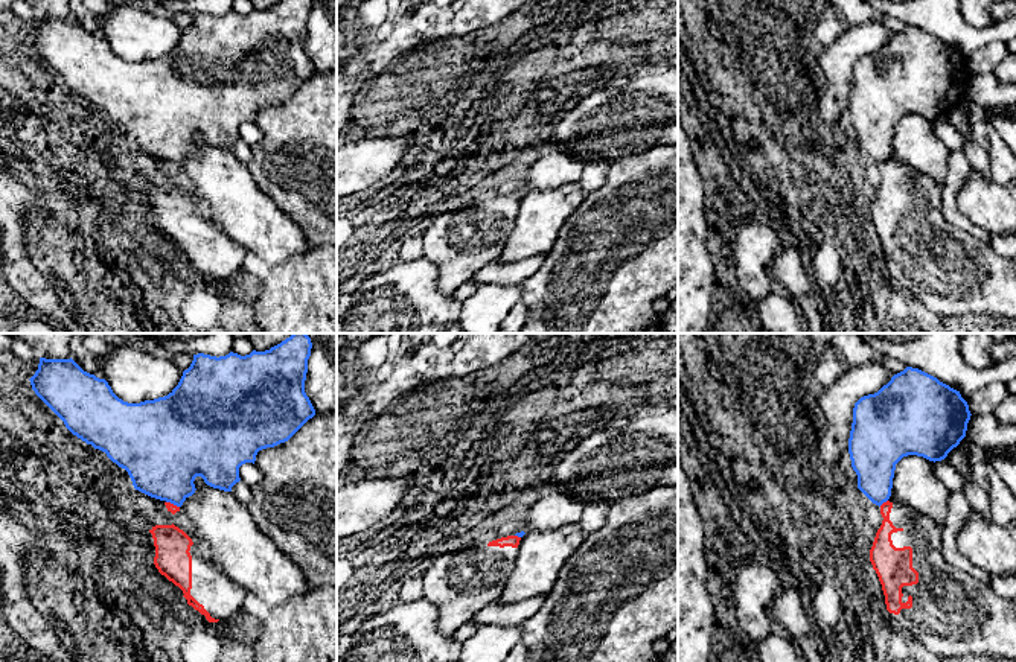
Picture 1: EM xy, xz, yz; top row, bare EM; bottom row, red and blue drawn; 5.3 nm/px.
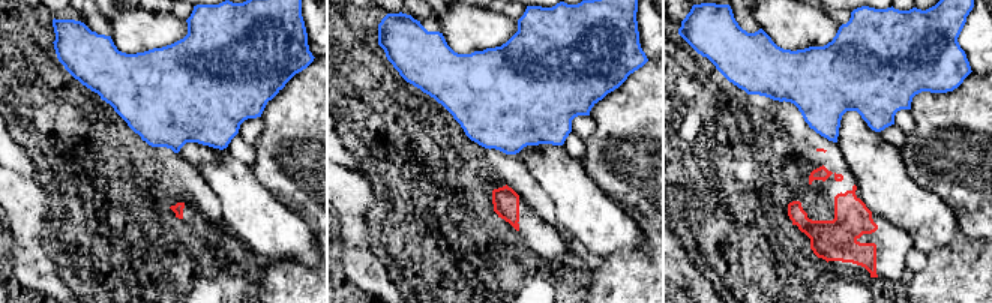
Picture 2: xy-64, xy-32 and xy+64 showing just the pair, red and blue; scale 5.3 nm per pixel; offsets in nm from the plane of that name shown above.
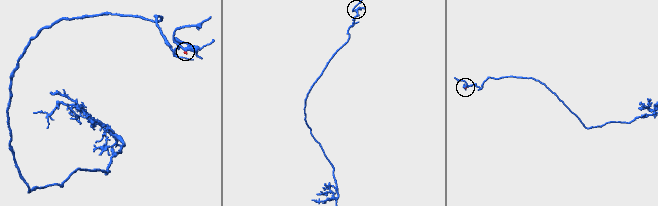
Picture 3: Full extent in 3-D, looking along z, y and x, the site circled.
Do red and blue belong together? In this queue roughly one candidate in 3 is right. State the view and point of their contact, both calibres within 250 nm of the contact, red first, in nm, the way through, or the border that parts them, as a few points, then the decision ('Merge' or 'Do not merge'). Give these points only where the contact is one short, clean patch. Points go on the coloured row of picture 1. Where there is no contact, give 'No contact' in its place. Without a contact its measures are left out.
Touches red at yz (884, 502). Thickness 120 nm (red) against 240 nm. Boundary: yz (887, 499), (879, 506). Do not merge

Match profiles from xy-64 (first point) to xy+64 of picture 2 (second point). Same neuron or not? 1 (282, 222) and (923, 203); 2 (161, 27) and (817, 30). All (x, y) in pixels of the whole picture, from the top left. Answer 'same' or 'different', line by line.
1: same
2: same

